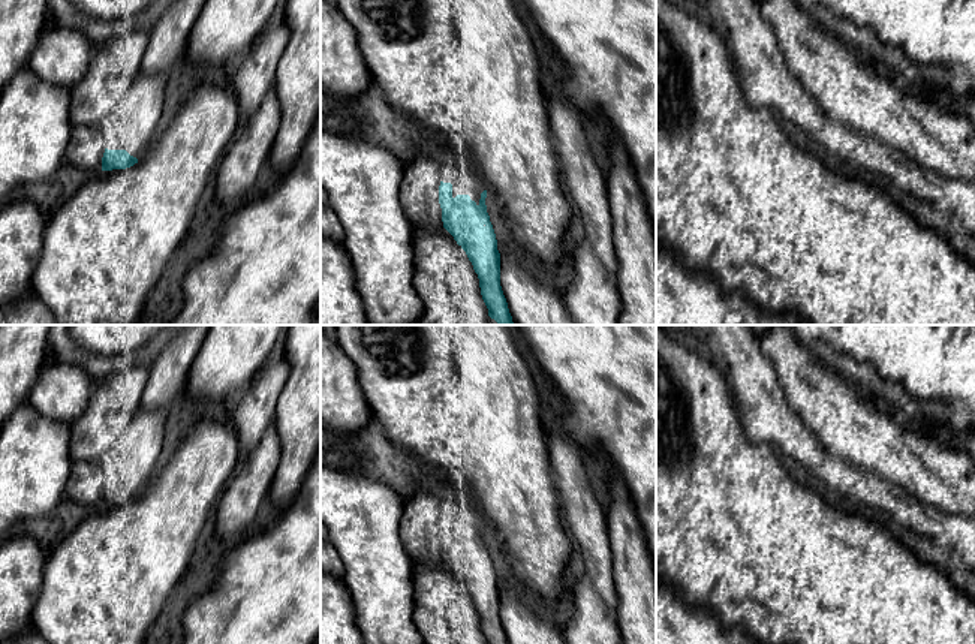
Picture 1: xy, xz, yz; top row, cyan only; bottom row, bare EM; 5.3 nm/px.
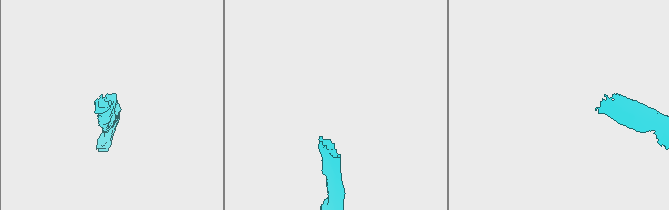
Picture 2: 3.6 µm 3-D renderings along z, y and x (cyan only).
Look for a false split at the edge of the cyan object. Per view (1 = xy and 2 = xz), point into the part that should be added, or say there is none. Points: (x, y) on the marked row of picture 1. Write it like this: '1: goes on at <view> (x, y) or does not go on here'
1: goes on at xy (131, 126)
2: goes on at xz (457, 168)

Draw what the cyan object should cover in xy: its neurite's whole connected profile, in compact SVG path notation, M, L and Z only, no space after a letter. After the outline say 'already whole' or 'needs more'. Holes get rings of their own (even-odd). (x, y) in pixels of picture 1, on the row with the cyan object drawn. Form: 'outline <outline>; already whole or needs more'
outline M139 73L129 93L99 124L105 138L102 171L126 169L138 163L154 141L172 76Z; needs more

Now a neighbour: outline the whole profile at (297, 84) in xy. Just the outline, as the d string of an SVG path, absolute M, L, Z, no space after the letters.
M286 0L289 42L276 70L282 121L268 162L288 174L321 114L321 0Z

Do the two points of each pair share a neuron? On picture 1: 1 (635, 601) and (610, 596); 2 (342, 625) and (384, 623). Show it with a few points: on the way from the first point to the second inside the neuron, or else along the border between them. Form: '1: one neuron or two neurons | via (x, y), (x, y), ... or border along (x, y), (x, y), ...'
1: two neurons | border along (611, 563), (617, 607)
2: two neurons | border along (348, 590), (358, 628)

